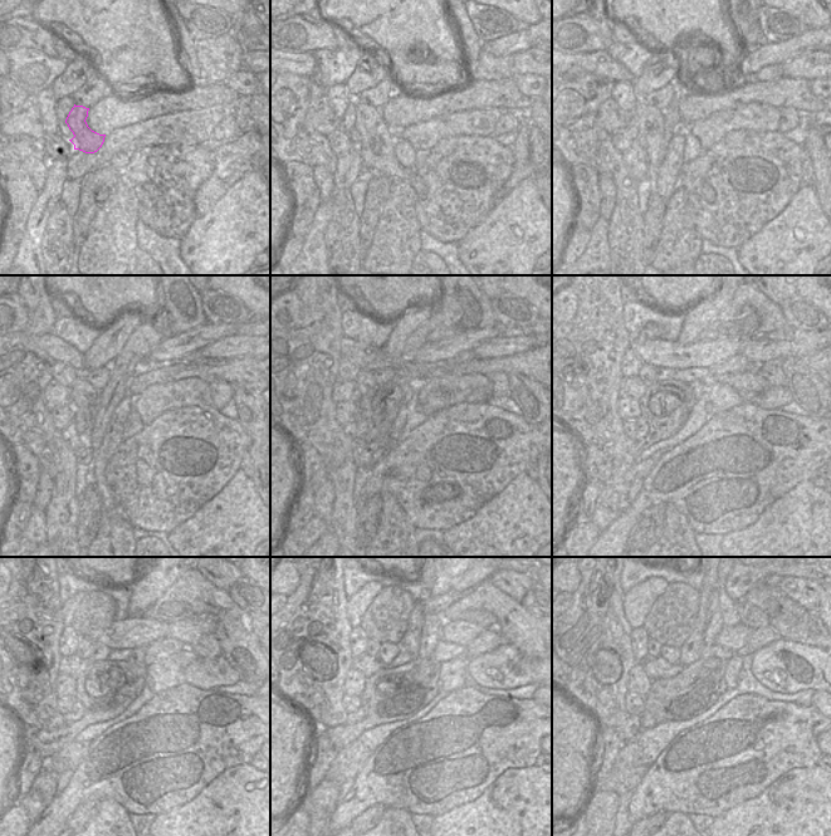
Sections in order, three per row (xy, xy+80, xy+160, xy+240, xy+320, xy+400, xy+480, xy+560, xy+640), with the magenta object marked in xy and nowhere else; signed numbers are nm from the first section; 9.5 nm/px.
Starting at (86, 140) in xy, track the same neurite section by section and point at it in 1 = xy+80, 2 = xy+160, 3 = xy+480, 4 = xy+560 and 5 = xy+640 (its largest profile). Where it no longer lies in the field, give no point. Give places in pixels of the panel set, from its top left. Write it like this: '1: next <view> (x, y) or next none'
1: next xy+80 (377, 143)
2: next xy+160 (650, 121)
3: next xy+480 (86, 650)
4: next xy+560 (372, 649)
5: next xy+640 (654, 649)

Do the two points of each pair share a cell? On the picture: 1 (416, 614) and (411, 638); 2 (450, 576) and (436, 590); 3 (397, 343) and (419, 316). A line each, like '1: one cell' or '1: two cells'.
1: one cell
2: one cell
3: one cell

